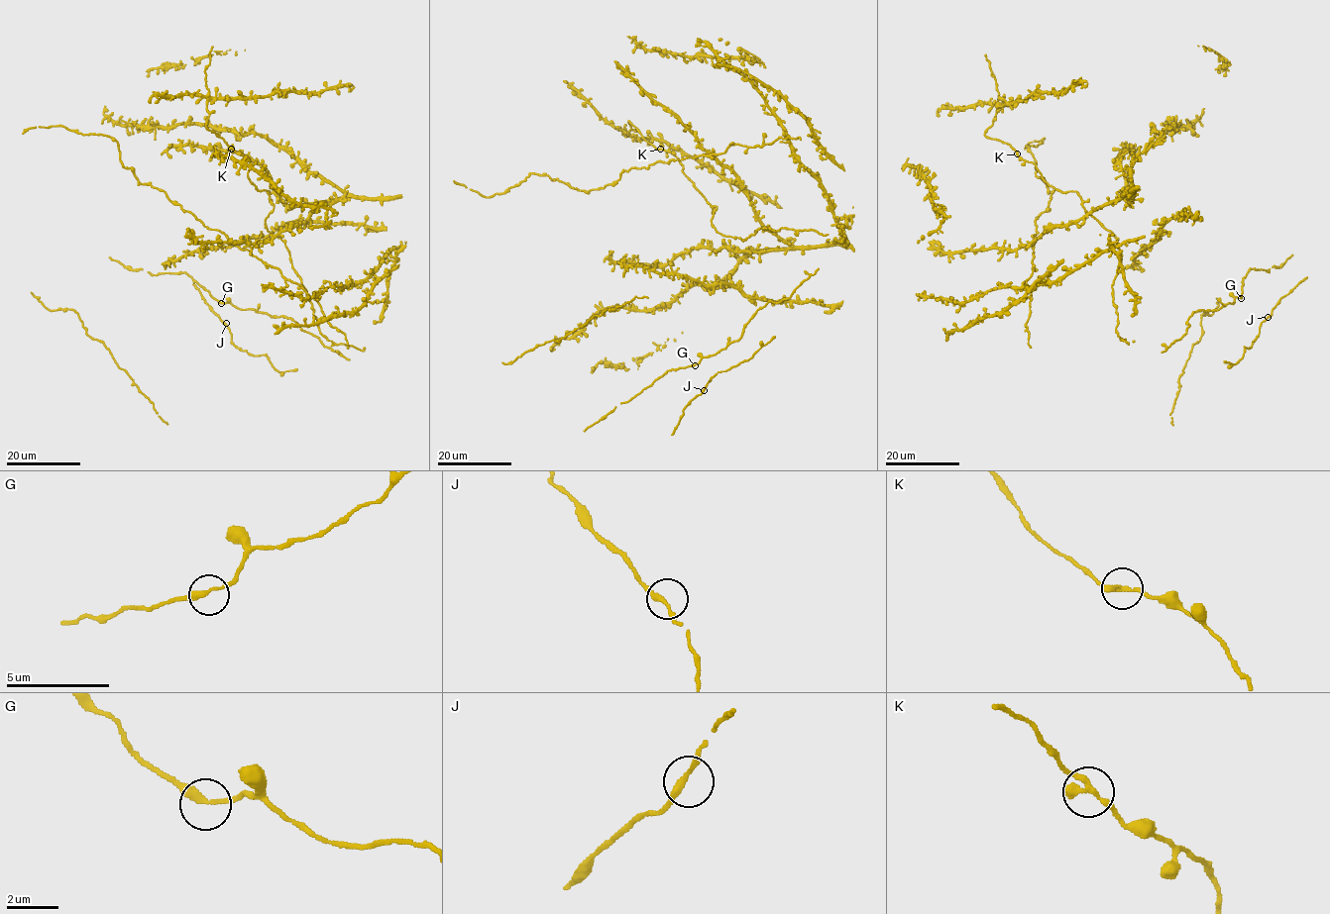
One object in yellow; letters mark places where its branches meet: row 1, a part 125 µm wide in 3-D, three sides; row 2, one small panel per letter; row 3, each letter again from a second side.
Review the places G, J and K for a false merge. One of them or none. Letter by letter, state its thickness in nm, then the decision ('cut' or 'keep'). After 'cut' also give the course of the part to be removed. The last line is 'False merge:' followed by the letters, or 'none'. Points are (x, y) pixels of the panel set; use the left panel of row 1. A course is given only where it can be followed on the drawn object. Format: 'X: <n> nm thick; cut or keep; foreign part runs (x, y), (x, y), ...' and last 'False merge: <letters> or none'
G: 280 nm thick; keep
J: 240 nm thick; keep
K: 280 nm thick; keep
False merge: none

